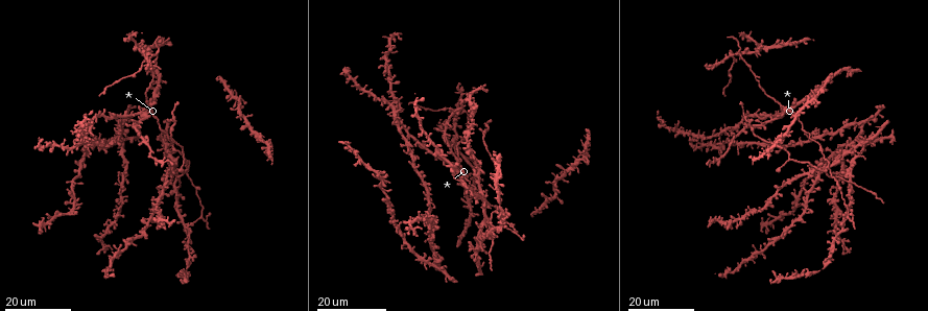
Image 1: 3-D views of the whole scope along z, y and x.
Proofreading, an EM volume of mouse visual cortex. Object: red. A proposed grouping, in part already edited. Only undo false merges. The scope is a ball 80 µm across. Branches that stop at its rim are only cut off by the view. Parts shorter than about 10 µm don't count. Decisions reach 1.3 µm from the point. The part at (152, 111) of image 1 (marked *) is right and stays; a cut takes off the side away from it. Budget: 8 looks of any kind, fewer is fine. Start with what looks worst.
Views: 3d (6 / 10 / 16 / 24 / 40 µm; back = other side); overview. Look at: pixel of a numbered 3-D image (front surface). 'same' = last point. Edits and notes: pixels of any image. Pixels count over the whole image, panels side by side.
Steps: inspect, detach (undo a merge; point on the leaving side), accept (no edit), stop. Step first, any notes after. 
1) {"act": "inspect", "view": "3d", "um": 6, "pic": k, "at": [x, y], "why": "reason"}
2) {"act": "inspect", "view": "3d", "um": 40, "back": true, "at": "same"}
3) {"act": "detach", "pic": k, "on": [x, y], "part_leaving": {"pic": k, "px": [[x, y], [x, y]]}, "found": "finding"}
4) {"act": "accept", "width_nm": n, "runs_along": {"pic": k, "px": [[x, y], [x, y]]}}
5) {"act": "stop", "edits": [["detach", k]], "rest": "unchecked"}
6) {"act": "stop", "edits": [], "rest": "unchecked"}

{"act": "inspect", "view": "3d", "um": 24, "pic": 1, "at": [182, 156], "why": "three-way junction"}

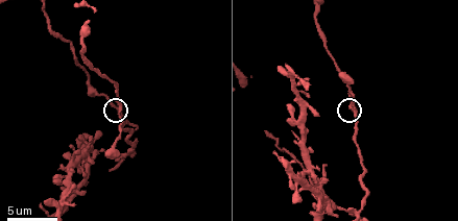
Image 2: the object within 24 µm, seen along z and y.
{"act": "inspect", "view": "3d", "um": 6, "pic": 2, "at": [121, 112]}

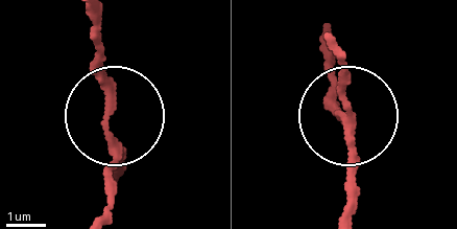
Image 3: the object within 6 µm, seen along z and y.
{"act": "accept", "runs_along": {"pic": 3, "px": [[118, 176], [98, 19]]}, "found": "all the same neuron"}

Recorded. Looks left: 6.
{"act": "inspect", "view": "3d", "um": 10, "pic": 2, "at": [123, 154], "why": "side arm on a straight run"}

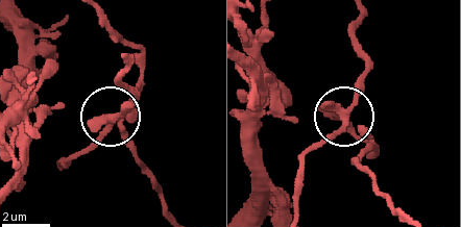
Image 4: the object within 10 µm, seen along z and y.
{"act": "accept", "runs_along": {"pic": 4, "px": [[101, 20], [136, 55], [143, 85], [73, 160]]}, "found": "continuous, no second neuron"}

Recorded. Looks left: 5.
{"act": "inspect", "view": "3d", "um": 16, "pic": 1, "at": [781, 104], "why": "a fork"}

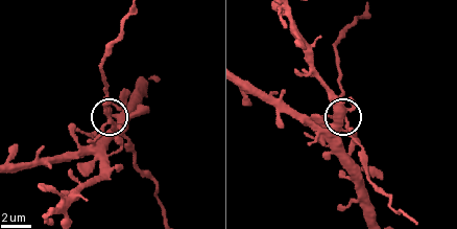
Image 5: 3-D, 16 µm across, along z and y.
{"act": "inspect", "view": "3d", "um": 10, "pic": 5, "at": [108, 122]}

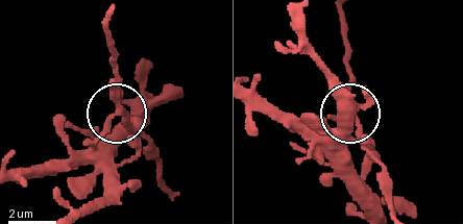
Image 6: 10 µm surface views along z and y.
{"act": "accept", "width_nm": 230, "found": "continuous, no second neuron"}

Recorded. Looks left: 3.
{"act": "inspect", "view": "3d", "um": 16, "pic": 1, "at": [755, 78], "why": "a narrow waist"}

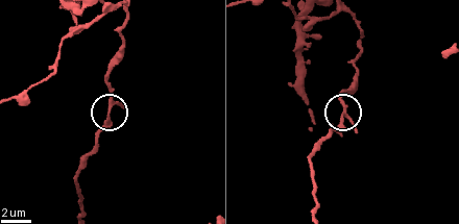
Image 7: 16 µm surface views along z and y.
{"act": "inspect", "view": "3d", "um": 6, "pic": 7, "at": [342, 117]}

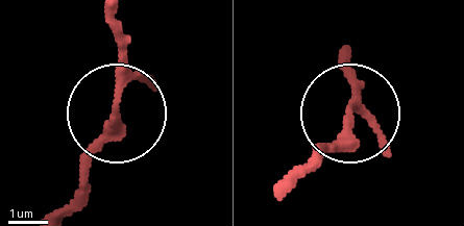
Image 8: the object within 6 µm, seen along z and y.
{"act": "accept", "arms": 3, "runs_along": {"pic": 8, "px": [[296, 178], [343, 128], [357, 72]]}, "found": "all the same neuron"}

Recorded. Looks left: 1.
{"act": "stop", "edits": [], "rest": "unchecked"}

